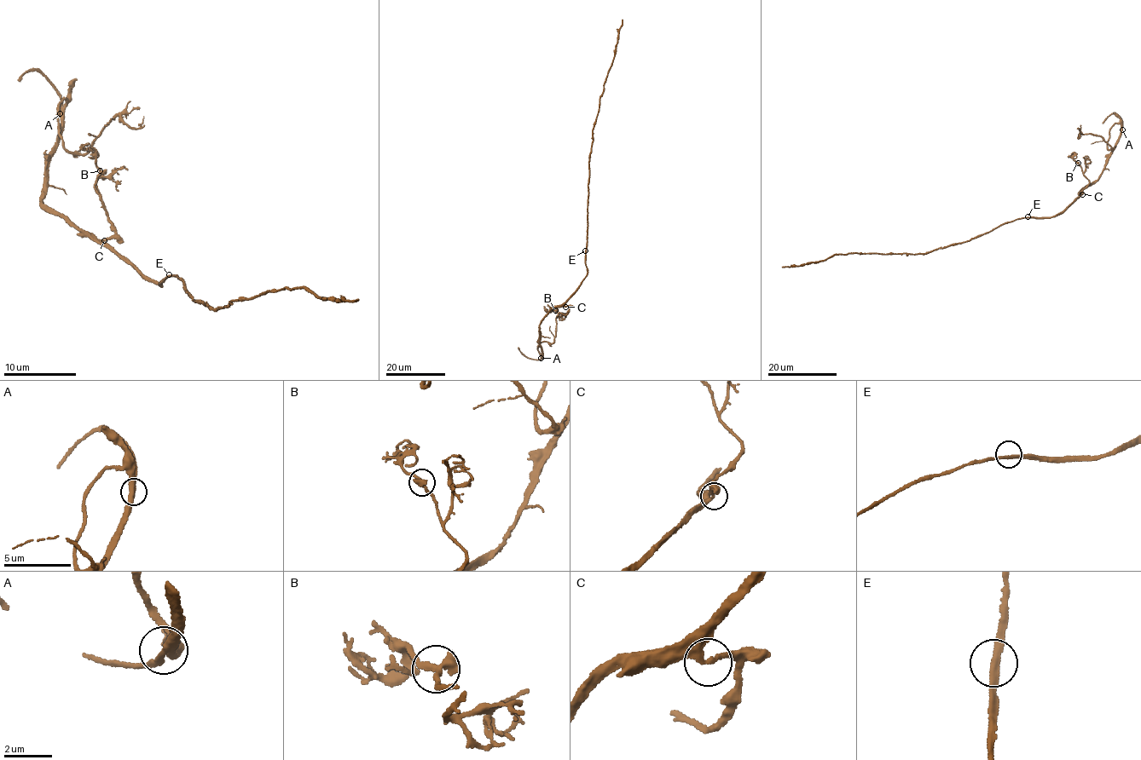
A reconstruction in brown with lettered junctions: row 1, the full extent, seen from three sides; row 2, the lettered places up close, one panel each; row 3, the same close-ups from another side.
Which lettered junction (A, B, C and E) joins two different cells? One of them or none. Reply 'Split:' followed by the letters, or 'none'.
Split: none

